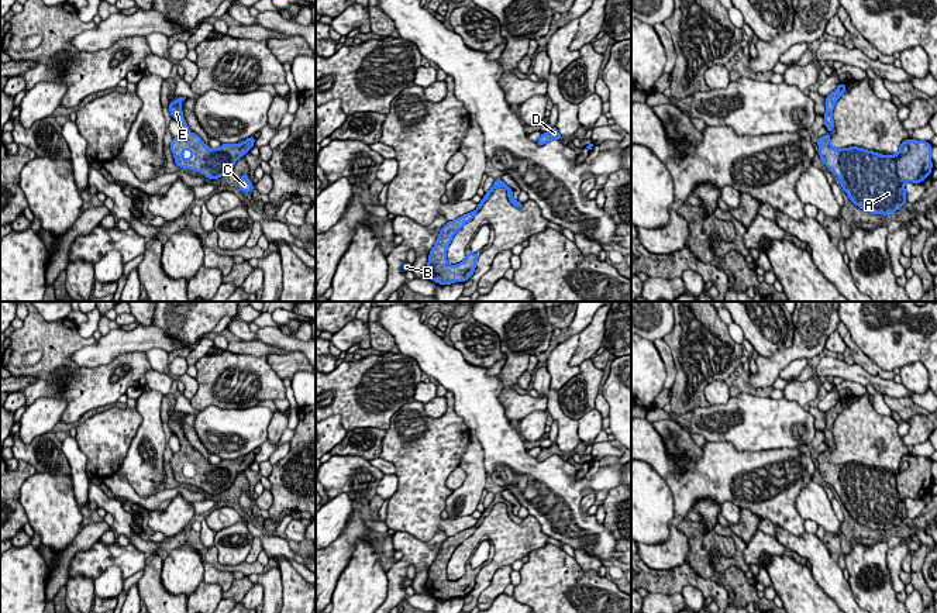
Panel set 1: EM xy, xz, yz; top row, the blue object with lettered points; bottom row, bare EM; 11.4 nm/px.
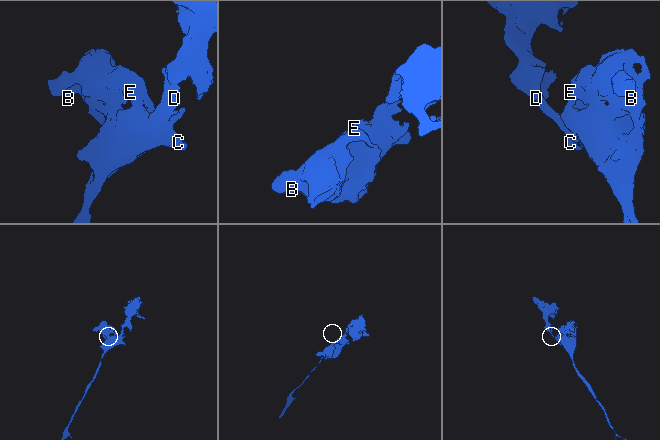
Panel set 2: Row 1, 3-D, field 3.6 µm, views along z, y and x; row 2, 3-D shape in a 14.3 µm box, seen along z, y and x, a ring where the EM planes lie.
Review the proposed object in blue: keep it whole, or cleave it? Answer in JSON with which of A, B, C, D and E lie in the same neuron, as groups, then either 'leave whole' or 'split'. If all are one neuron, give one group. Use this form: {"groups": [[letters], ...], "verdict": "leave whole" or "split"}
{"groups": [["A", "B", "C", "D", "E"]], "verdict": "leave whole"}

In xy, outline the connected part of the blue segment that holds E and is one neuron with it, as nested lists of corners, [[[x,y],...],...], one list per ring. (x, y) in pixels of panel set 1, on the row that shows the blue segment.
[[[179,96],[176,101],[169,103],[172,118],[179,123],[180,134],[170,142],[170,151],[175,163],[182,169],[200,172],[207,179],[218,179],[231,172],[238,158],[242,158],[255,144],[255,137],[244,140],[241,144],[221,144],[213,149],[206,145],[201,138],[190,132],[190,127],[185,121],[182,101],[186,97]]]

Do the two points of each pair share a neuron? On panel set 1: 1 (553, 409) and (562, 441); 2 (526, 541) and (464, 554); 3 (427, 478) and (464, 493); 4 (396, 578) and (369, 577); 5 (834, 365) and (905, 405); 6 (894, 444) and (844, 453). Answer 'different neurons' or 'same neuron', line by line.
1: same neuron
2: same neuron
3: different neurons
4: different neurons
5: different neurons
6: same neuron

